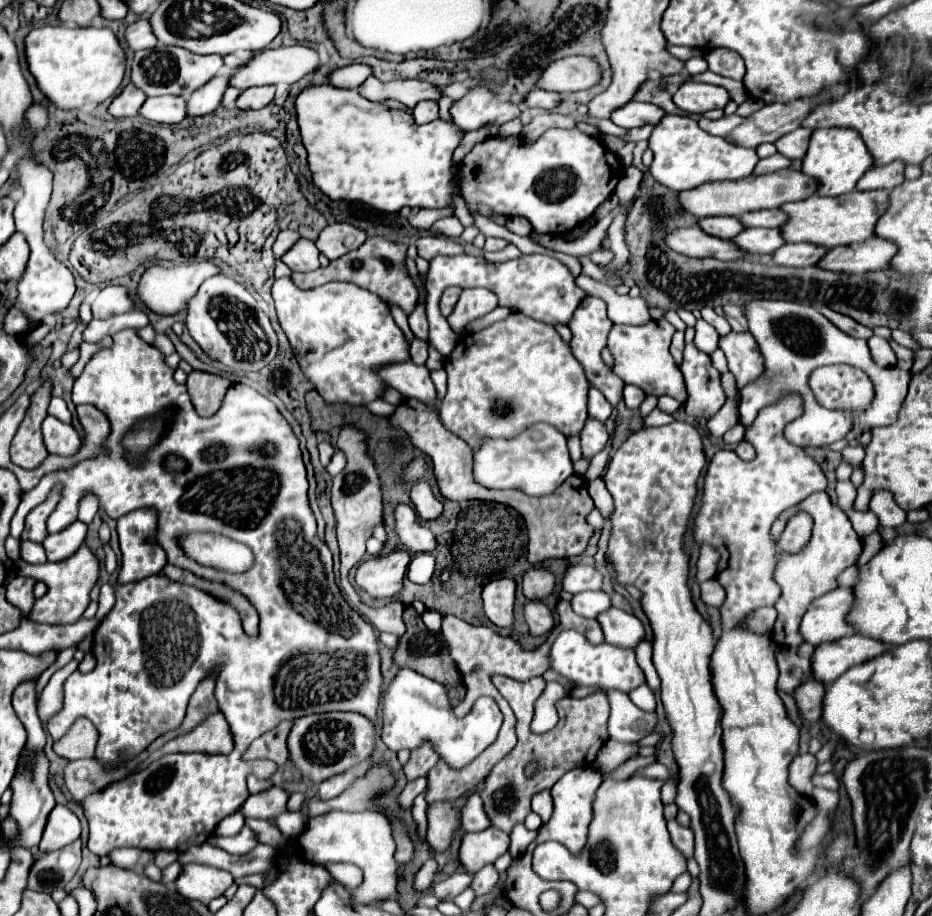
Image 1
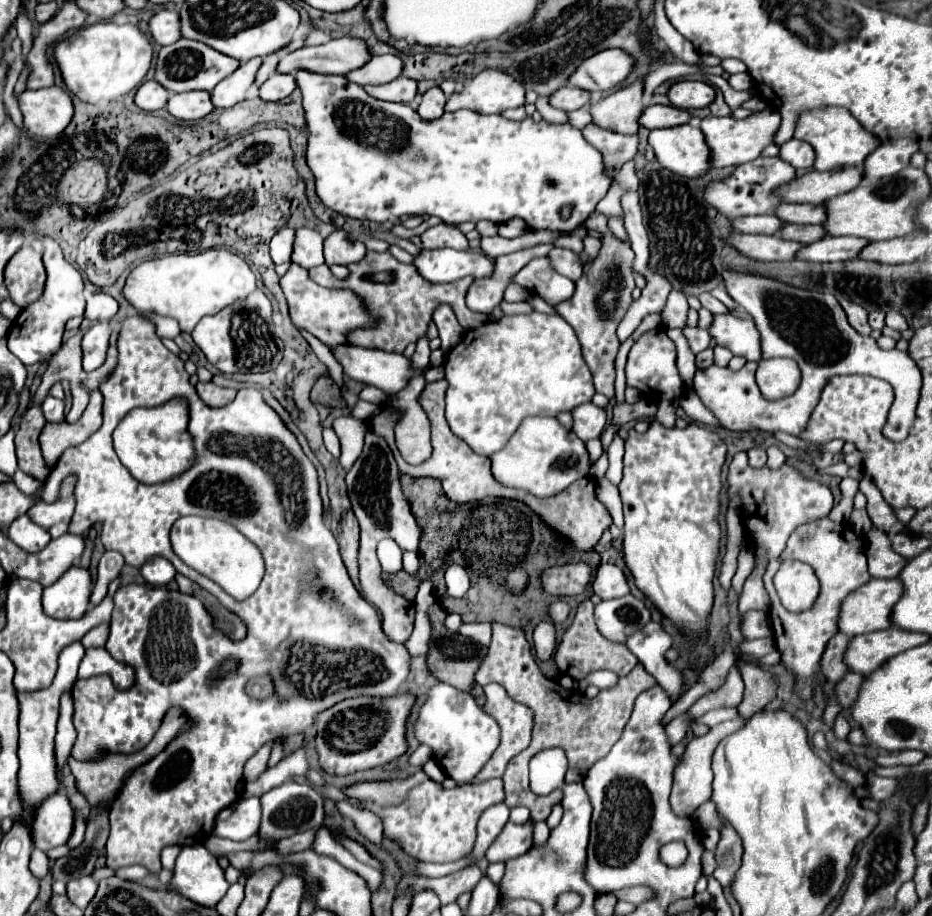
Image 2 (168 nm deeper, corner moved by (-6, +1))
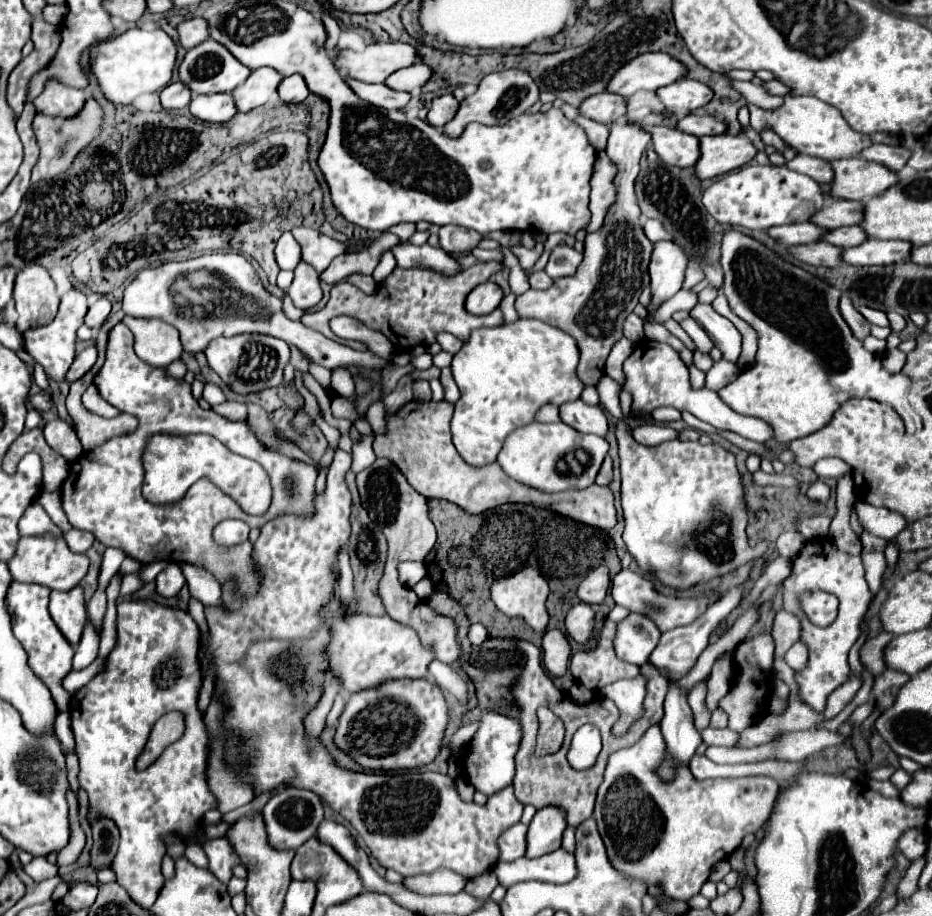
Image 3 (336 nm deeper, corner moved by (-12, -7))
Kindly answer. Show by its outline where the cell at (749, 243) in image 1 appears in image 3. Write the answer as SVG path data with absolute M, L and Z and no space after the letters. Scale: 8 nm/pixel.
M846 226L846 228L830 230L822 240L830 242L830 244L836 244L840 248L852 248L856 244L862 244L868 238L870 236L864 232L864 228L860 228L860 226Z

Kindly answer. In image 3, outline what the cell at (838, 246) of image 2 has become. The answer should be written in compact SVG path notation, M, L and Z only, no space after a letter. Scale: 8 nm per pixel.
M868 240L856 248L844 252L844 262L854 266L880 266L908 260L912 244L898 240Z

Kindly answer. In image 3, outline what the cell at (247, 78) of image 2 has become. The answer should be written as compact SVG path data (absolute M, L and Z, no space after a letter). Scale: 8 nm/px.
M256 68L252 70L250 78L232 92L236 106L240 112L248 112L252 108L258 108L266 102L270 102L276 96L278 84L282 82L282 74L274 68Z

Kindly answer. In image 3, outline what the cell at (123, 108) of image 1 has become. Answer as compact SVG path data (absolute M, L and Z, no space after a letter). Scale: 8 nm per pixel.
M176 82L176 84L170 84L170 86L166 86L162 90L160 100L162 100L162 106L166 110L182 110L182 108L186 108L190 104L192 92L190 92L190 88L186 84Z

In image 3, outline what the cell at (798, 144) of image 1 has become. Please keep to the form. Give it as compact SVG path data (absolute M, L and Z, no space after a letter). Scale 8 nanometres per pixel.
M798 154L794 160L786 162L786 166L790 170L796 170L800 174L806 174L806 176L814 178L820 184L832 184L832 180L834 180L832 166L828 162L824 162L824 160L820 160L820 158L812 158L812 156Z

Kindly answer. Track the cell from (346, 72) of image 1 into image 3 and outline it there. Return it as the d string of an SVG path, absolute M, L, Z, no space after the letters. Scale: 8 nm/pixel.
M414 64L410 68L402 68L386 78L386 86L394 90L412 92L414 88L422 88L432 78L432 68L428 64Z

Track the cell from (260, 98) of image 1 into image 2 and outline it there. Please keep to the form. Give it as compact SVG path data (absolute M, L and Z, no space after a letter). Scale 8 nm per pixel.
M274 74L260 86L260 98L266 102L278 102L292 94L296 88L292 74Z

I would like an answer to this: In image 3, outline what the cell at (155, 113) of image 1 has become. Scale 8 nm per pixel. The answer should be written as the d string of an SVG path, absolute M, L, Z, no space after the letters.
M208 94L192 96L190 112L204 122L228 122L238 108L232 100L232 94Z

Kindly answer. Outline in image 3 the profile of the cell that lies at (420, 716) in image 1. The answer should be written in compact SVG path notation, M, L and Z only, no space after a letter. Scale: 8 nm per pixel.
M478 708L468 710L464 716L464 722L480 722L478 732L474 734L474 740L470 744L470 750L464 758L464 774L470 780L470 784L476 786L476 790L484 792L486 796L492 796L500 790L504 790L506 786L512 784L514 780L514 756L520 748L520 740L522 740L522 726L516 718L508 718L504 714L498 712L482 712Z

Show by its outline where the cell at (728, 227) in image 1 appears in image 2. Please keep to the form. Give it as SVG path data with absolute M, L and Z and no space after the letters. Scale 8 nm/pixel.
M762 214L762 216L740 216L738 220L732 220L732 228L742 234L776 234L784 222L778 220L774 214Z

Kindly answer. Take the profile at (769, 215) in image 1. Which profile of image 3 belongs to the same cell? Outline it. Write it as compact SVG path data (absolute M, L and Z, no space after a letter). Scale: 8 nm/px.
M834 200L820 212L816 212L816 216L812 218L814 224L828 230L860 224L862 220L864 220L864 202L850 202L850 200Z

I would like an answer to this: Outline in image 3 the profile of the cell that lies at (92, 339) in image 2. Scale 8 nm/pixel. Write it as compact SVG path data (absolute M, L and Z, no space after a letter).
M92 346L92 348L86 348L84 352L80 352L80 354L74 358L72 368L68 370L66 380L68 380L68 382L80 380L80 378L94 366L94 362L96 362L96 348Z

